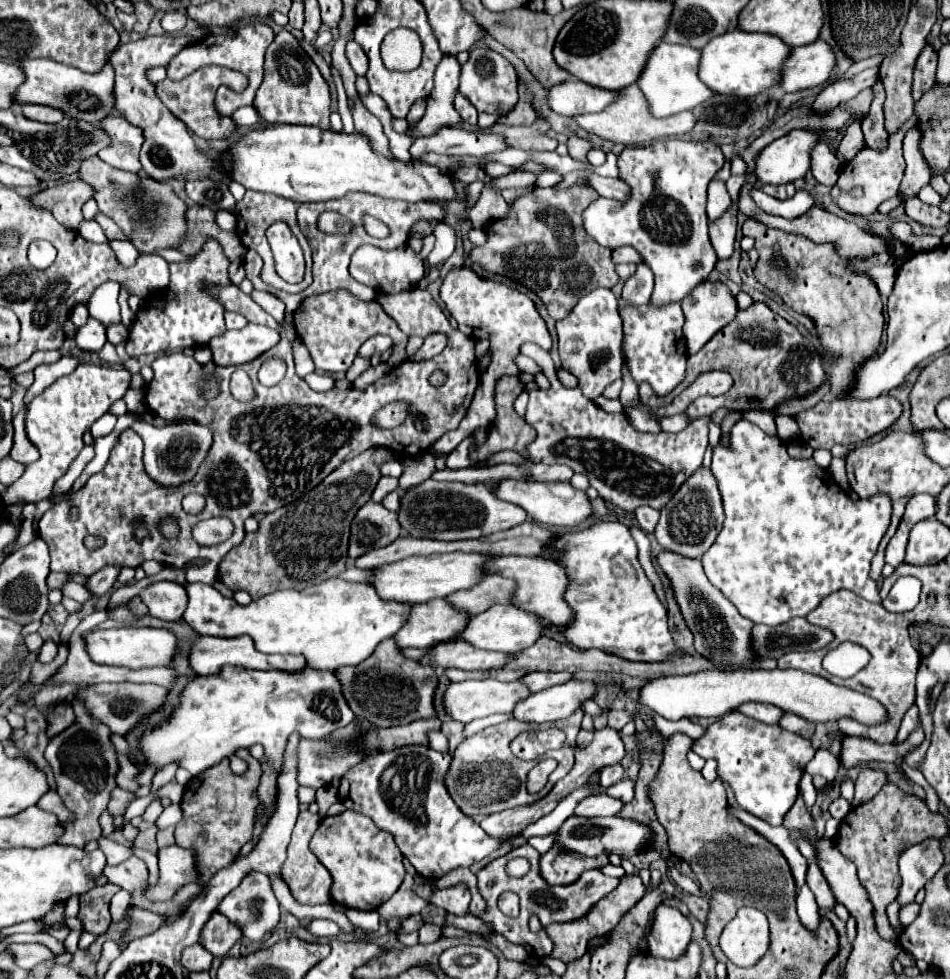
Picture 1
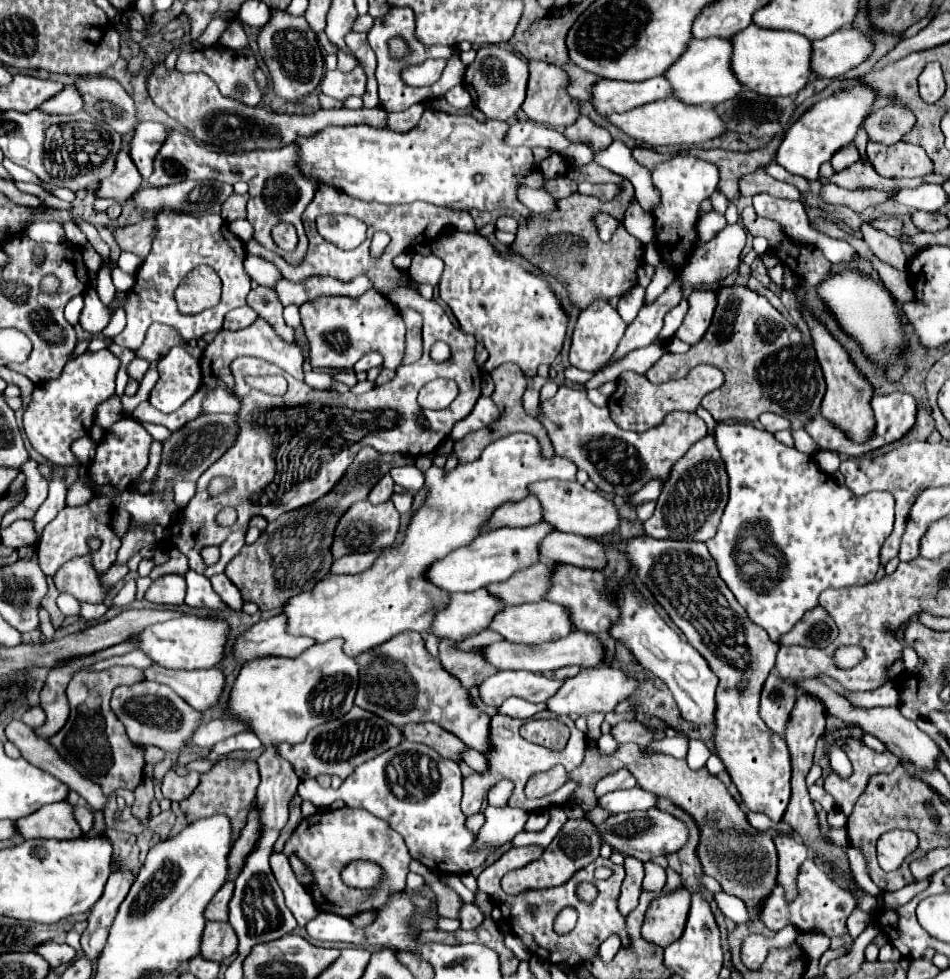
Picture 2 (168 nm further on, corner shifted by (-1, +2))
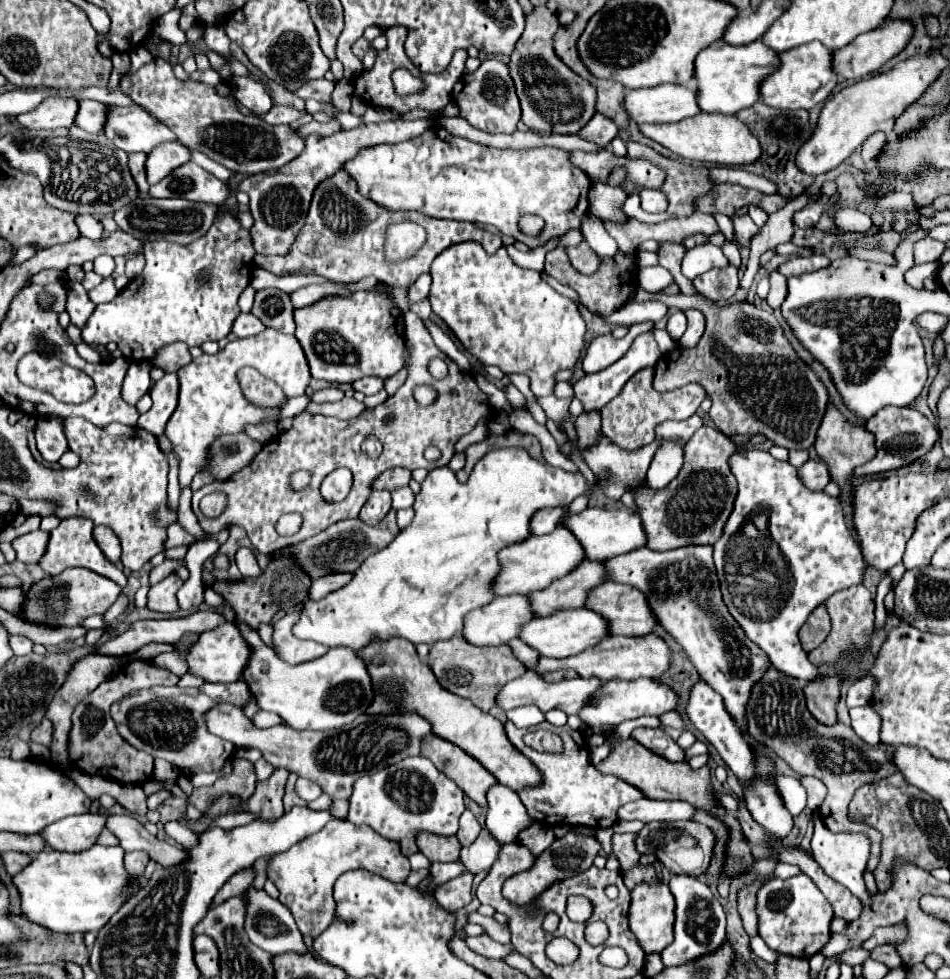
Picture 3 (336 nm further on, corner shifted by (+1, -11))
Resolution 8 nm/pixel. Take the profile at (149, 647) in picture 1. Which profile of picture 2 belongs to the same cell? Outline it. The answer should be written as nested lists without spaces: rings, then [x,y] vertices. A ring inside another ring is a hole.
[[[185,615],[181,619],[149,627],[145,629],[145,633],[131,639],[137,639],[139,649],[145,651],[157,665],[165,665],[169,669],[213,669],[225,659],[225,645],[229,641],[229,633],[231,627],[227,621],[215,617]]]

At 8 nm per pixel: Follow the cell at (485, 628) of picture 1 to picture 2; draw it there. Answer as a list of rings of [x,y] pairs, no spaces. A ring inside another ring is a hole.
[[[541,601],[541,603],[527,603],[527,605],[517,605],[517,607],[505,607],[497,619],[489,625],[489,629],[499,631],[507,641],[513,643],[525,643],[525,645],[537,645],[545,641],[557,641],[567,637],[573,631],[573,619],[567,607],[551,603],[551,601]]]

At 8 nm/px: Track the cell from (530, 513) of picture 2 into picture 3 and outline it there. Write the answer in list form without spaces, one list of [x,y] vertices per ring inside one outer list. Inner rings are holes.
[[[541,508],[539,512],[535,512],[533,520],[531,520],[531,534],[541,536],[541,534],[549,534],[557,528],[561,516],[563,516],[563,508]]]

